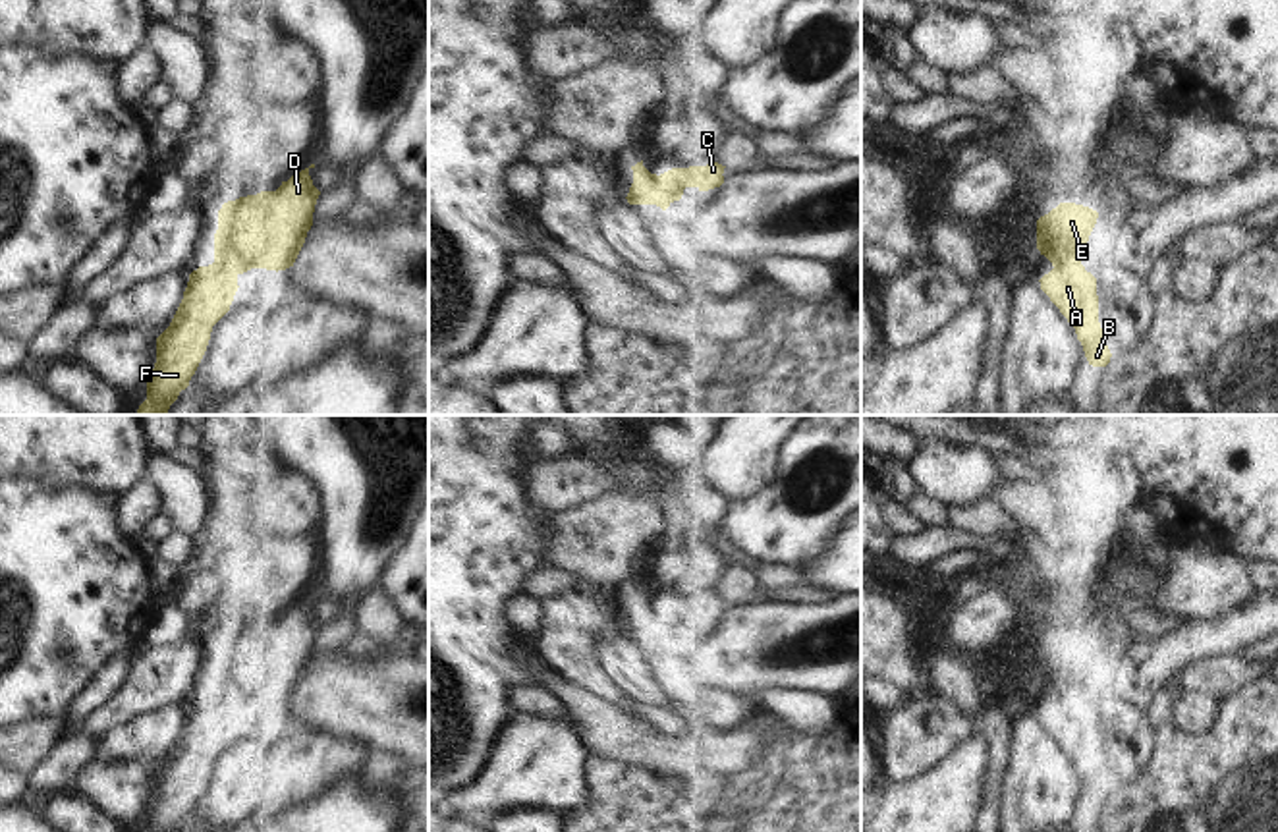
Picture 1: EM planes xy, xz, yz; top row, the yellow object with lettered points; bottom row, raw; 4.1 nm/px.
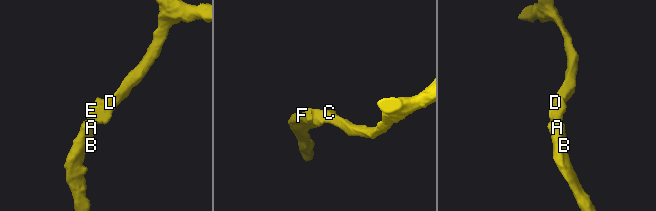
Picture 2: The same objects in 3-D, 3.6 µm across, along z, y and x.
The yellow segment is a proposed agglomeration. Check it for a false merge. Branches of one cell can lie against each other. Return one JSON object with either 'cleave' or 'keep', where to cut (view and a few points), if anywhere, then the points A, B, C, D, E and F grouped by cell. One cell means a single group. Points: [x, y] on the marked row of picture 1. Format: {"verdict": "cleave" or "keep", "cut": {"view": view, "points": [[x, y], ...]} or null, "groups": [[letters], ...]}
{"verdict": "keep", "cut": null, "groups": [["A", "B", "C", "D", "E", "F"]]}

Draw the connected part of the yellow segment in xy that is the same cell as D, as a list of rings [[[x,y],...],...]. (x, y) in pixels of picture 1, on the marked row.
[[[315,164],[282,181],[276,191],[222,205],[214,234],[214,263],[189,274],[170,326],[156,338],[156,363],[137,415],[168,415],[180,392],[189,386],[212,326],[230,311],[239,274],[251,268],[278,272],[293,266],[320,195],[309,176],[311,168]]]

